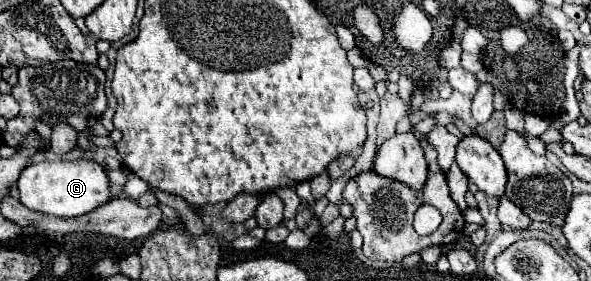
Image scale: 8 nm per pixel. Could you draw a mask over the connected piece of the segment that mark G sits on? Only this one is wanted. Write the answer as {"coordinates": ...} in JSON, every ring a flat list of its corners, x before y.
{"coordinates":[[55,160,55,162,33,162,29,164,19,180,21,204,33,212,55,216,55,218,77,218,93,212,97,206,109,200,109,182,101,164,93,160]]}

